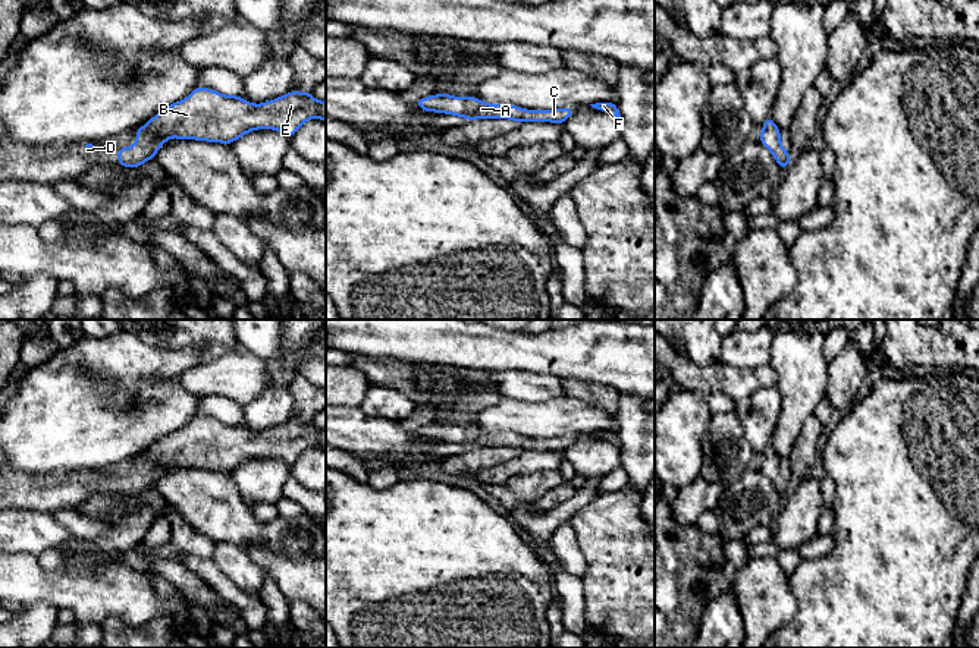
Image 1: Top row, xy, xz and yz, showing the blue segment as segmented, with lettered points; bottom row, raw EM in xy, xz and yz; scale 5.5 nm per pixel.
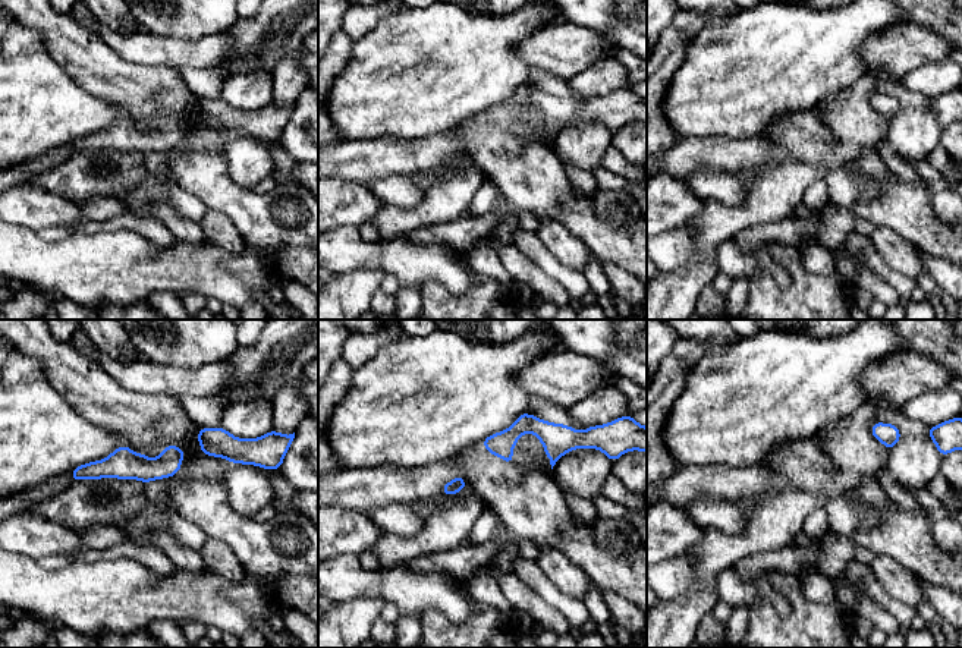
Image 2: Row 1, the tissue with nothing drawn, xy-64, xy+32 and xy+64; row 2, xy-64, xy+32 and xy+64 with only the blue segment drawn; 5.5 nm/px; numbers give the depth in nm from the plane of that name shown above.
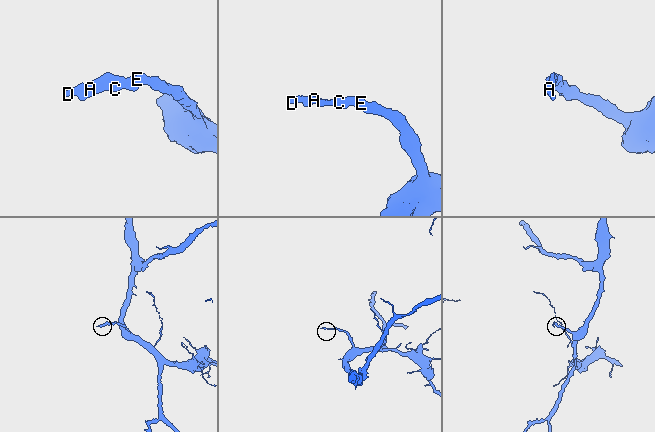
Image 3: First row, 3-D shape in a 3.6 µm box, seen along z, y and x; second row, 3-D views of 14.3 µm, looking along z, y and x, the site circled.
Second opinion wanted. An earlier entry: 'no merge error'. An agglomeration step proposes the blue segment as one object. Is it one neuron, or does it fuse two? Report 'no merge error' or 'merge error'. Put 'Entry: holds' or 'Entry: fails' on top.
Entry: holds
no merge error

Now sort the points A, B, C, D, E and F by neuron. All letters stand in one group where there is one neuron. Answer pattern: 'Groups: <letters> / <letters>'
Groups: A B C D E F

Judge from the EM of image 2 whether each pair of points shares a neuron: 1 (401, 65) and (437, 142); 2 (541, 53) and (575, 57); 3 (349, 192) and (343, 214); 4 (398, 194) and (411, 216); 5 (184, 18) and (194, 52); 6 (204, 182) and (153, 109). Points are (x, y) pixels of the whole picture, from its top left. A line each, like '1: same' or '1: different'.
1: different
2: same
3: same
4: different
5: different
6: different

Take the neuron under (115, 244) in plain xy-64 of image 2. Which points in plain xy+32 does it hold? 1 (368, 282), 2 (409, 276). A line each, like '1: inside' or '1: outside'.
1: outside
2: inside

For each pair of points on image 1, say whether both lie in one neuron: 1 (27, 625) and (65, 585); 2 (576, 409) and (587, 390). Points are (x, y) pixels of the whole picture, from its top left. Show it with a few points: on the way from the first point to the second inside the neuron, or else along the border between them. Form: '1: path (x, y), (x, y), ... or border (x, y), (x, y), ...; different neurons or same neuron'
1: border (22, 606), (44, 603), (57, 612); different neurons
2: border (565, 395), (596, 403), (612, 417); different neurons

